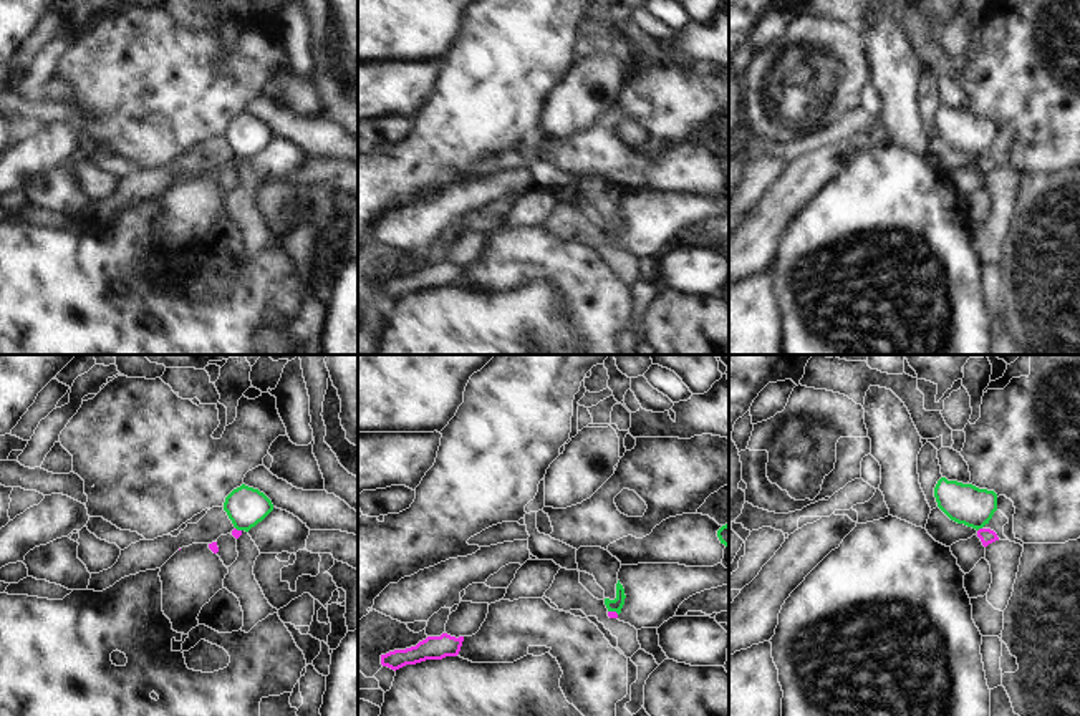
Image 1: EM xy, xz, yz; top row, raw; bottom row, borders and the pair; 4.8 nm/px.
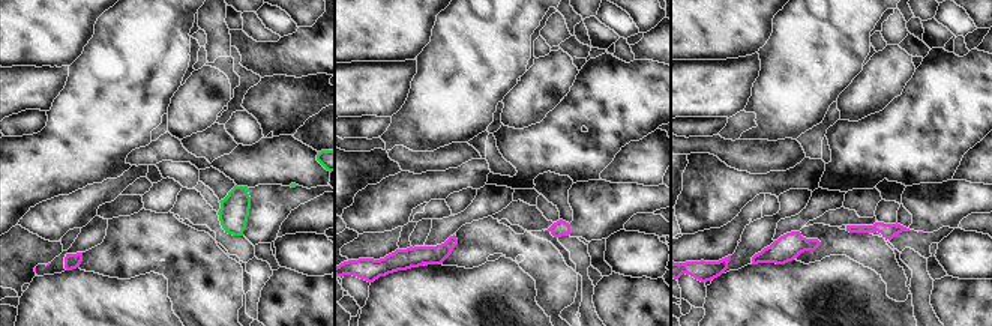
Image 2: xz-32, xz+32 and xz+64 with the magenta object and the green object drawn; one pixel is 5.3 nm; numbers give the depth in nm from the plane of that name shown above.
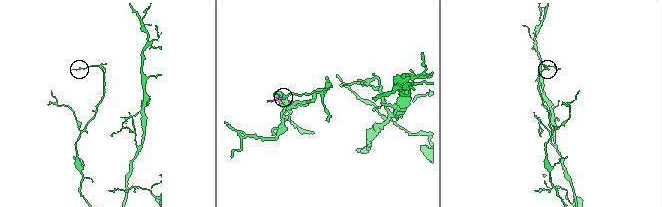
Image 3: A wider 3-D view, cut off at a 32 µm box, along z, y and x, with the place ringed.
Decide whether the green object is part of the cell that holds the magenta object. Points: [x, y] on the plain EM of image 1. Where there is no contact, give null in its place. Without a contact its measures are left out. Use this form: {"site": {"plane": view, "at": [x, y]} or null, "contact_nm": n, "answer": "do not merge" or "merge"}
{"site": {"plane": "yz", "at": [979, 158]}, "contact_nm": 30, "answer": "do not merge"}

